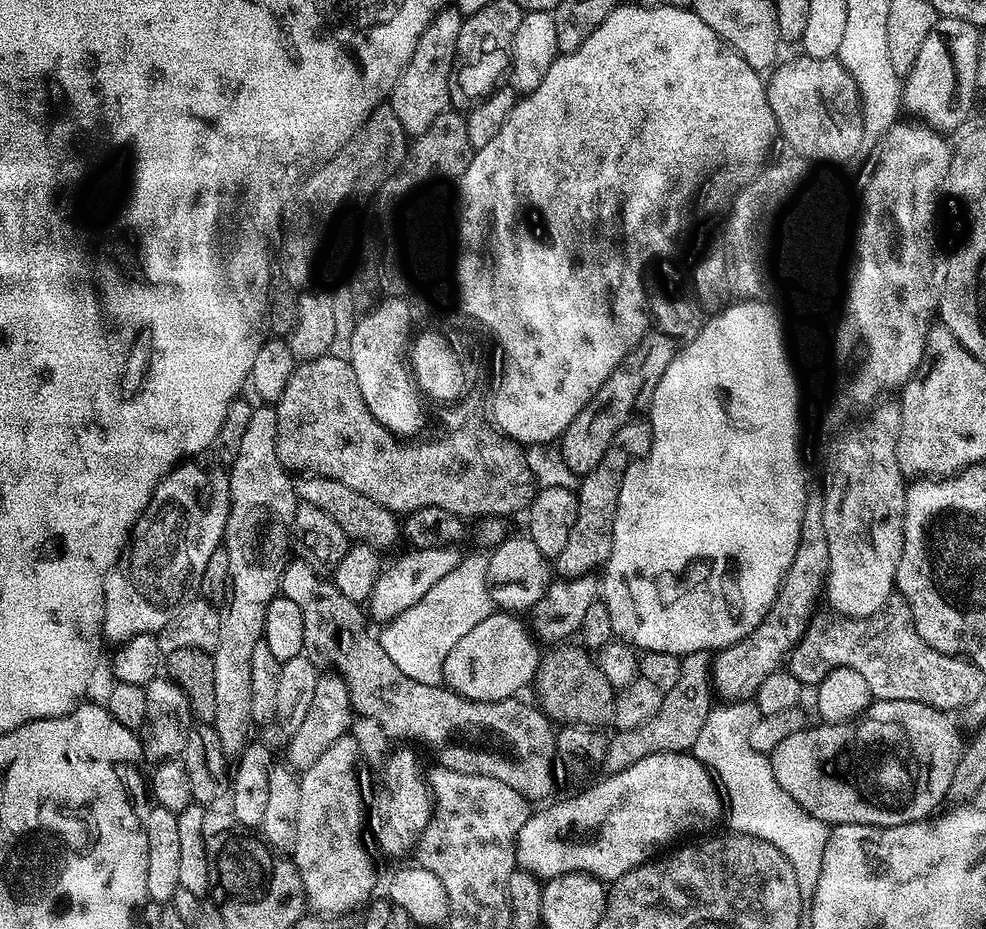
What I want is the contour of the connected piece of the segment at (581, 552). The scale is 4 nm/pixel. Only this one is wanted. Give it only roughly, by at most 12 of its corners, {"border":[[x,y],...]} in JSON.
{"border":[[651,423],[614,434],[579,481],[578,518],[554,556],[573,580],[607,564],[622,478],[652,445]]}

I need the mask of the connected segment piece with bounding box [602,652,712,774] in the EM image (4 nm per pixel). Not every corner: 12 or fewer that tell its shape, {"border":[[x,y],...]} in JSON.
{"border":[[709,653],[681,656],[678,682],[642,726],[609,739],[603,771],[688,752],[712,704]]}

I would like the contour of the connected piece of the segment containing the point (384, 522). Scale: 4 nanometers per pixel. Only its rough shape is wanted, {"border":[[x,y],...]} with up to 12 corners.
{"border":[[304,474],[299,503],[318,506],[349,541],[385,550],[401,539],[397,513]]}

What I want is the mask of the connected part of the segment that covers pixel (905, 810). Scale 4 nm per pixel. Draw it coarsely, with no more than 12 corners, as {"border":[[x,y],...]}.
{"border":[[876,700],[770,754],[823,824],[929,819],[954,778],[953,717]]}

